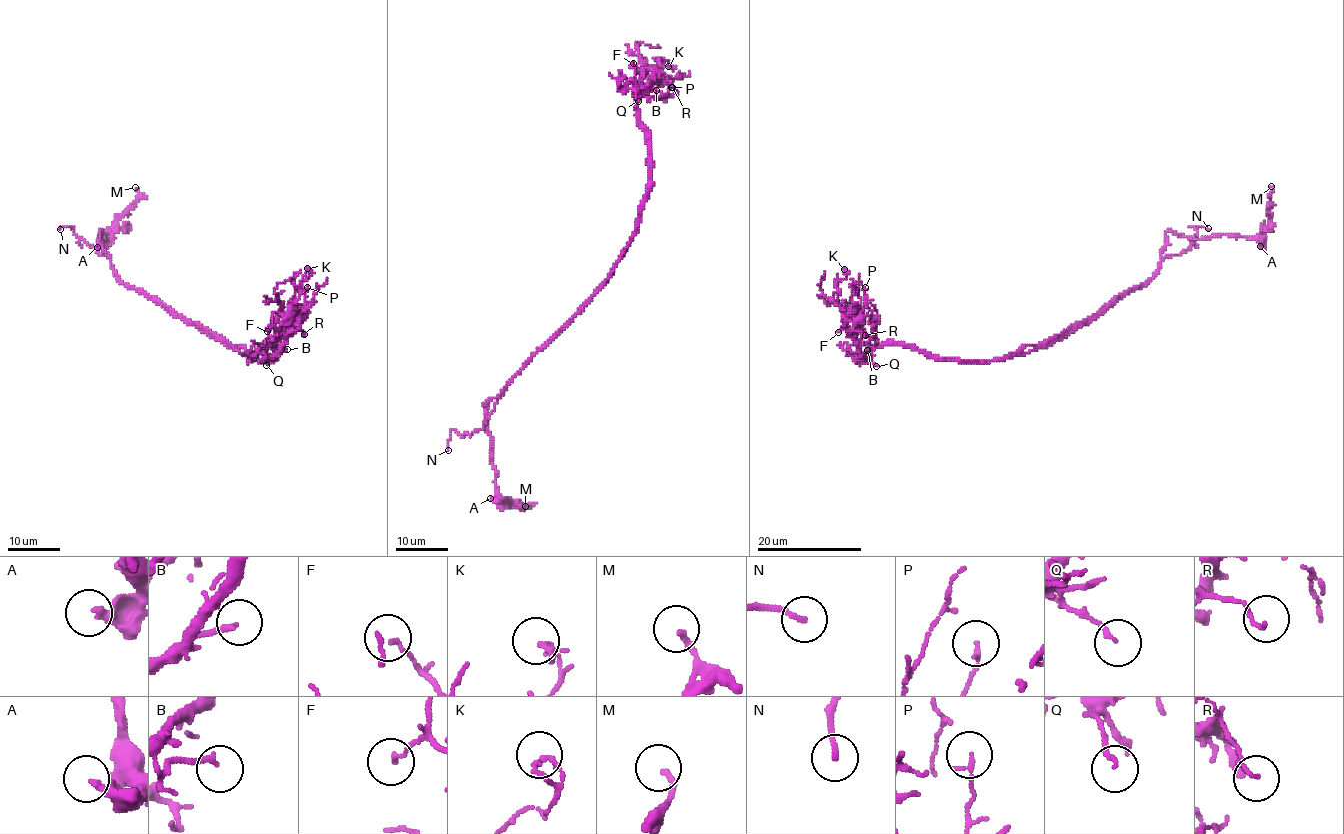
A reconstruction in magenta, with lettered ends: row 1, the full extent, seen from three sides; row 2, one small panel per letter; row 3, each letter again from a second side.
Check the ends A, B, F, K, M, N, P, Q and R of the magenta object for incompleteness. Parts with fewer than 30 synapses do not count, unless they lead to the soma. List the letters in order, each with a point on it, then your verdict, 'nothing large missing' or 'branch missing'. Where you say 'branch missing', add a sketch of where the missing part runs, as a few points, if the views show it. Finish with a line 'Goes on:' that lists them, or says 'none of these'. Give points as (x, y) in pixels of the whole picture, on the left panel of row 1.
A: at (97, 247); nothing large missing
B: at (287, 349); nothing large missing
F: at (267, 331); nothing large missing
K: at (307, 268); nothing large missing
M: at (135, 187); nothing large missing
N: at (60, 229); branch missing; missing branch runs (60, 229), (66, 248), (88, 270), (90, 267)
P: at (307, 287); nothing large missing
Q: at (266, 365); nothing large missing
R: at (304, 334); nothing large missing
Goes on: N

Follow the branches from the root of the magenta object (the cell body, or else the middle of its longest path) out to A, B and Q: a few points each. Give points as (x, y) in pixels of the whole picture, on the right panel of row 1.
A: (1068, 333), (1144, 285), (1158, 270), (1170, 231), (1195, 239), (1255, 237), (1260, 246)
B: (1068, 333), (1022, 355), (992, 361), (932, 358), (900, 344), (875, 345), (864, 357), (867, 350)
Q: (1068, 333), (1022, 355), (992, 361), (932, 358), (900, 344), (875, 345), (867, 358), (876, 366)

